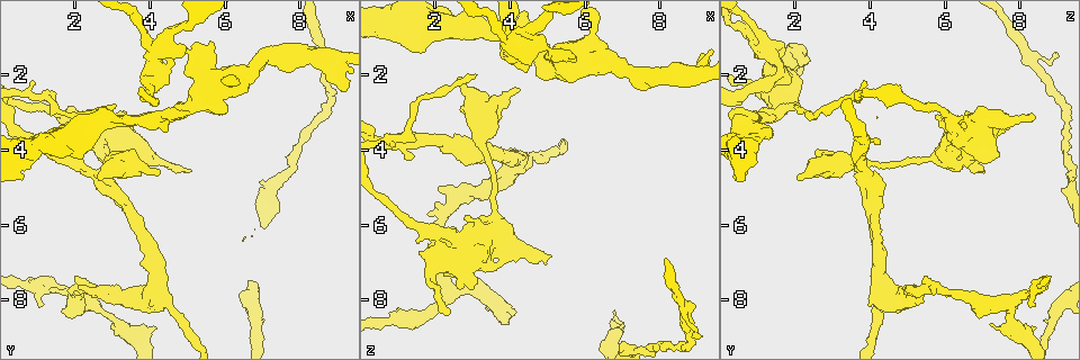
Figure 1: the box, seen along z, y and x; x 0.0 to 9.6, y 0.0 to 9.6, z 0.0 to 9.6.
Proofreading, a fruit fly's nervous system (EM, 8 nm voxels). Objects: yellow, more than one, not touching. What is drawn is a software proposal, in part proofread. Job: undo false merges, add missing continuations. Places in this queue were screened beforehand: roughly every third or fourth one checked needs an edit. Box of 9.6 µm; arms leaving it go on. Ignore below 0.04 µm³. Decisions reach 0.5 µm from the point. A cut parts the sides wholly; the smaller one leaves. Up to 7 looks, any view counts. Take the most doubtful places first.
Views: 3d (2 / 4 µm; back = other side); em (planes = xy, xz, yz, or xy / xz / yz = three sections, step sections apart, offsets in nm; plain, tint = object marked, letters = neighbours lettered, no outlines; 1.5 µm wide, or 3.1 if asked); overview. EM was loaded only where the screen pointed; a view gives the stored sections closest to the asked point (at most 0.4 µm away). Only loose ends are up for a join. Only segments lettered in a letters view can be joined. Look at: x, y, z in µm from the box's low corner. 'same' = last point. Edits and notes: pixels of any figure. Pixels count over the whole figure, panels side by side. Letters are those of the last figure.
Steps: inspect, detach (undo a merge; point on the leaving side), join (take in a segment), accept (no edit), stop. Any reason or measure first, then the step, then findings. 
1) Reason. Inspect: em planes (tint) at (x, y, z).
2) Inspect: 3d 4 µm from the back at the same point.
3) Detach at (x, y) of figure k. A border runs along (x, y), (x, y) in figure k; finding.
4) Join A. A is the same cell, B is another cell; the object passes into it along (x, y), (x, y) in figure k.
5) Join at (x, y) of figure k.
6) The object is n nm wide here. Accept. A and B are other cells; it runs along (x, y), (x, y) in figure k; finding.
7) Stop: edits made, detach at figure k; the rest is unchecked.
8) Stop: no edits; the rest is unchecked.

Thick turns thin. Inspect: 3d 4 µm at (3.55, 4.30, 5.85).

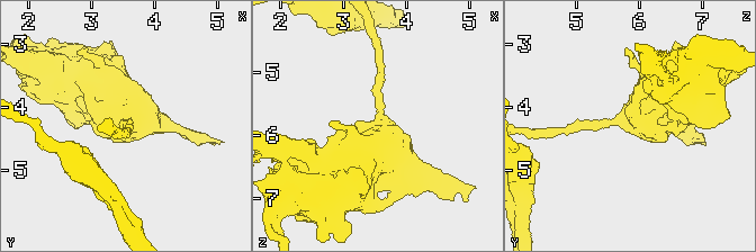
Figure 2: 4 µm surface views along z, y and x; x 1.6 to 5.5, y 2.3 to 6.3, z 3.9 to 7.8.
Inspect: em planes (letters) at (3.60, 4.25, 5.80).

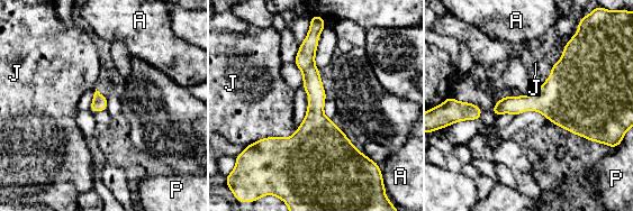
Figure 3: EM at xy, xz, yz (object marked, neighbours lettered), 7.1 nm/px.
The object is 460 nm wide here. Accept. A, J and P are other cells; one cell here.

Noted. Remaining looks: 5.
An open end. Inspect: 3d 2 µm from the back at (2.60, 4.80, 2.15).

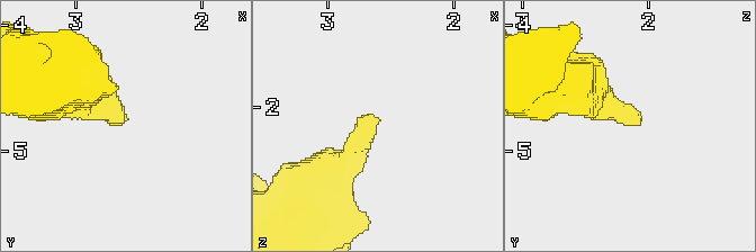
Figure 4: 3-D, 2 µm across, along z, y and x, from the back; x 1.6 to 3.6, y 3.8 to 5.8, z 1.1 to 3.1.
Inspect: em planes (letters) at (2.64, 4.78, 2.10).

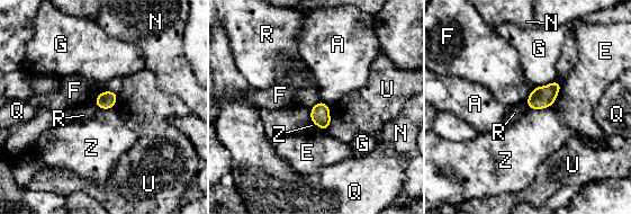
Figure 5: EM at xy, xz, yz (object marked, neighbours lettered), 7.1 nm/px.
Accept. A, E, F, G, N, Q, R, U and Z are other cells; a border runs along (552, 105), (546, 108), (530, 109) in figure 5; none of them fits.

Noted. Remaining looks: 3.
Inspect: 3d 4 µm at (5.10, 4.55, 6.80).

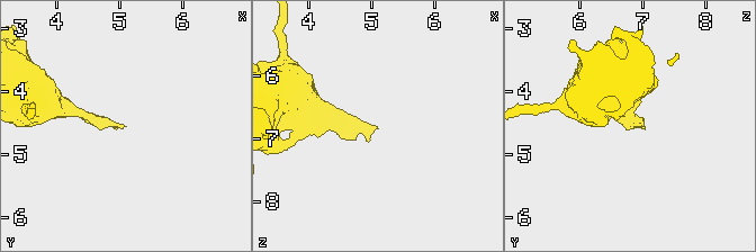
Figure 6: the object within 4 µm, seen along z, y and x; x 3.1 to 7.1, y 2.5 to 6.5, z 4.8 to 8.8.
Shape alone is not enough. Inspect: em yz step 4 (letters) at (5.05, 4.55, 6.80).

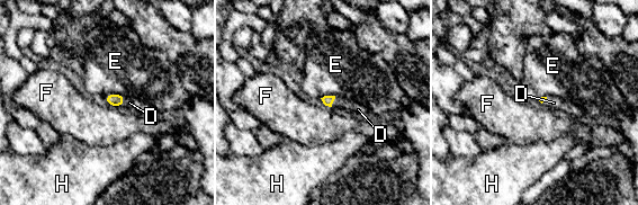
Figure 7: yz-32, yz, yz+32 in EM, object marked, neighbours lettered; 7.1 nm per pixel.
Cut it another way. Inspect: em planes (letters) at the same point.

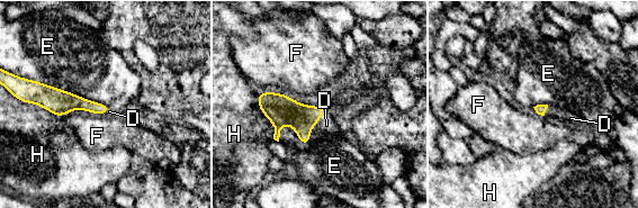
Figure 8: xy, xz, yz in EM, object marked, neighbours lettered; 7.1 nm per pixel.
Join D. D is the same cell, E, F and H are other cells; the object passes into it along (284, 109), (314, 125), (326, 125) in figure 8; the cell continues.

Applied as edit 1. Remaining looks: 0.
Stop: edits made, join at figure 8; the rest is unchecked.

